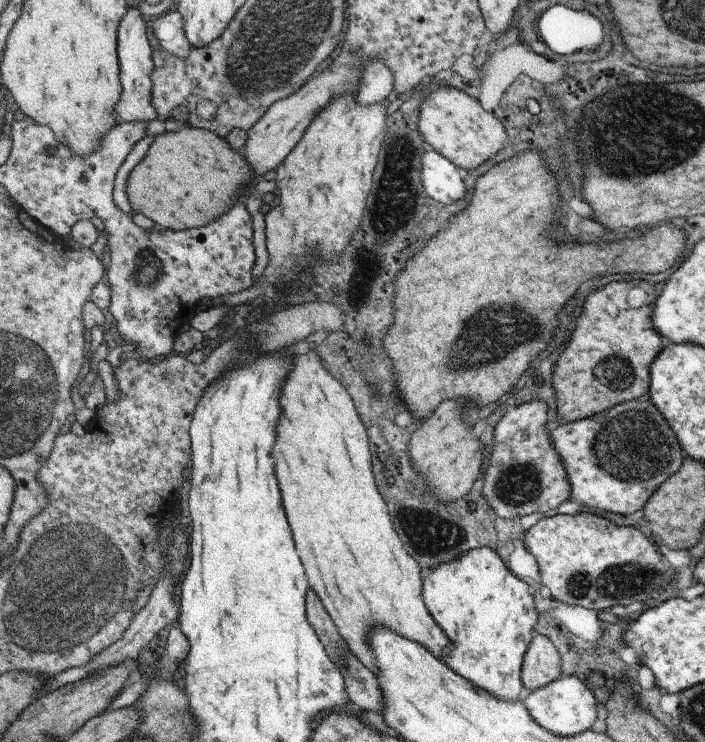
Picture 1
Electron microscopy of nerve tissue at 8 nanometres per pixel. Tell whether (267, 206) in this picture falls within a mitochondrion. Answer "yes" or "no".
no

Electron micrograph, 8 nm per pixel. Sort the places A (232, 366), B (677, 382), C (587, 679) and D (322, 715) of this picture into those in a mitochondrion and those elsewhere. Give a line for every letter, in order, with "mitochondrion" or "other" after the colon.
A: other
B: other
C: other
D: other

